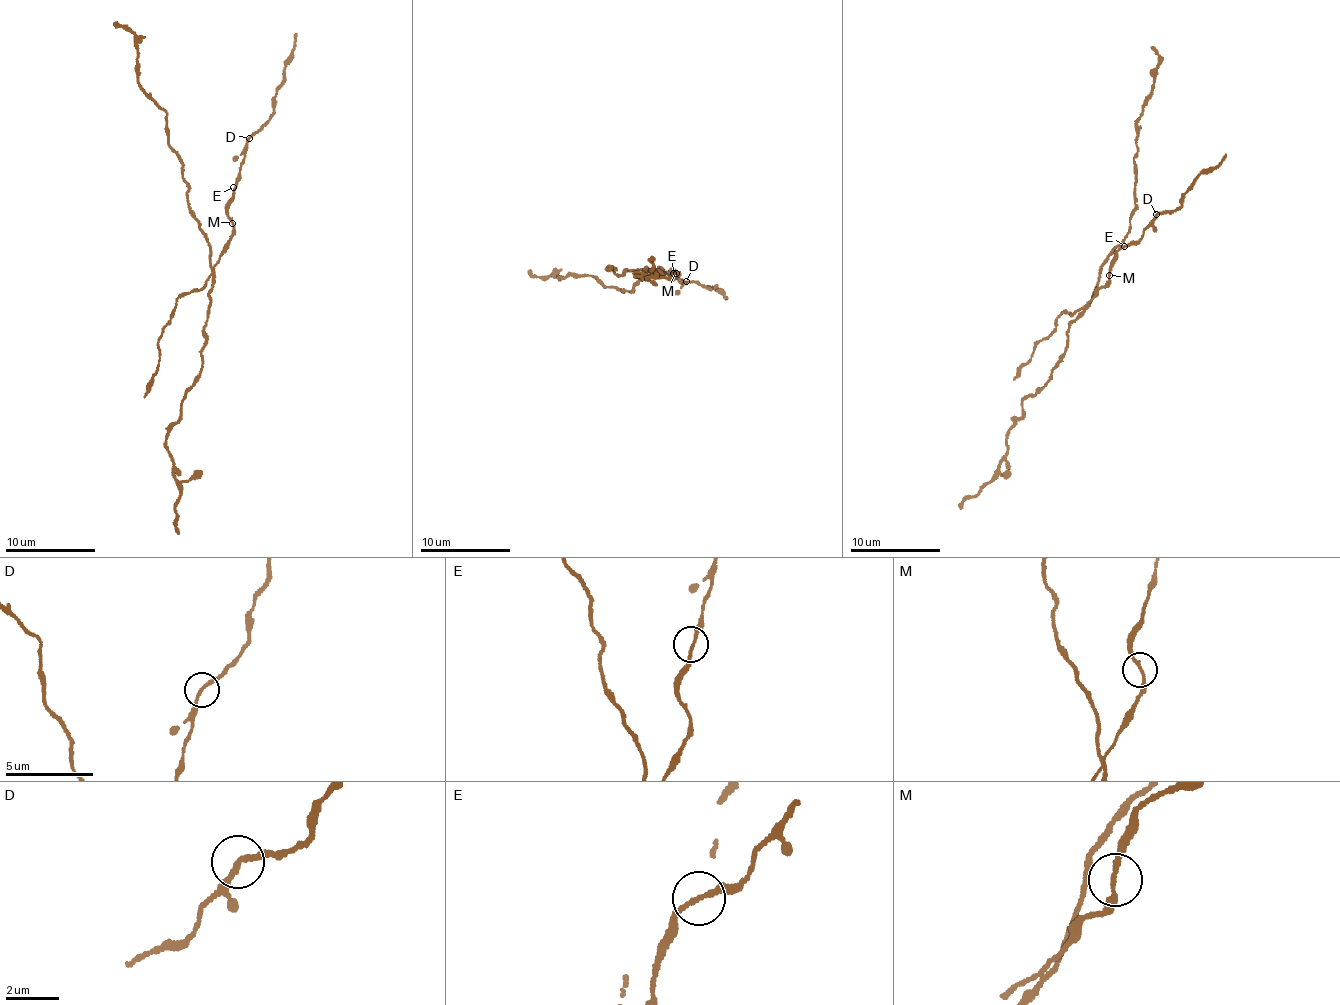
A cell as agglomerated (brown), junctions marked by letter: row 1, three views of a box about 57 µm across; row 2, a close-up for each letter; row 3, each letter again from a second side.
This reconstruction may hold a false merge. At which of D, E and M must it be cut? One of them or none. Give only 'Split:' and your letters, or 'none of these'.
Split: none of these

